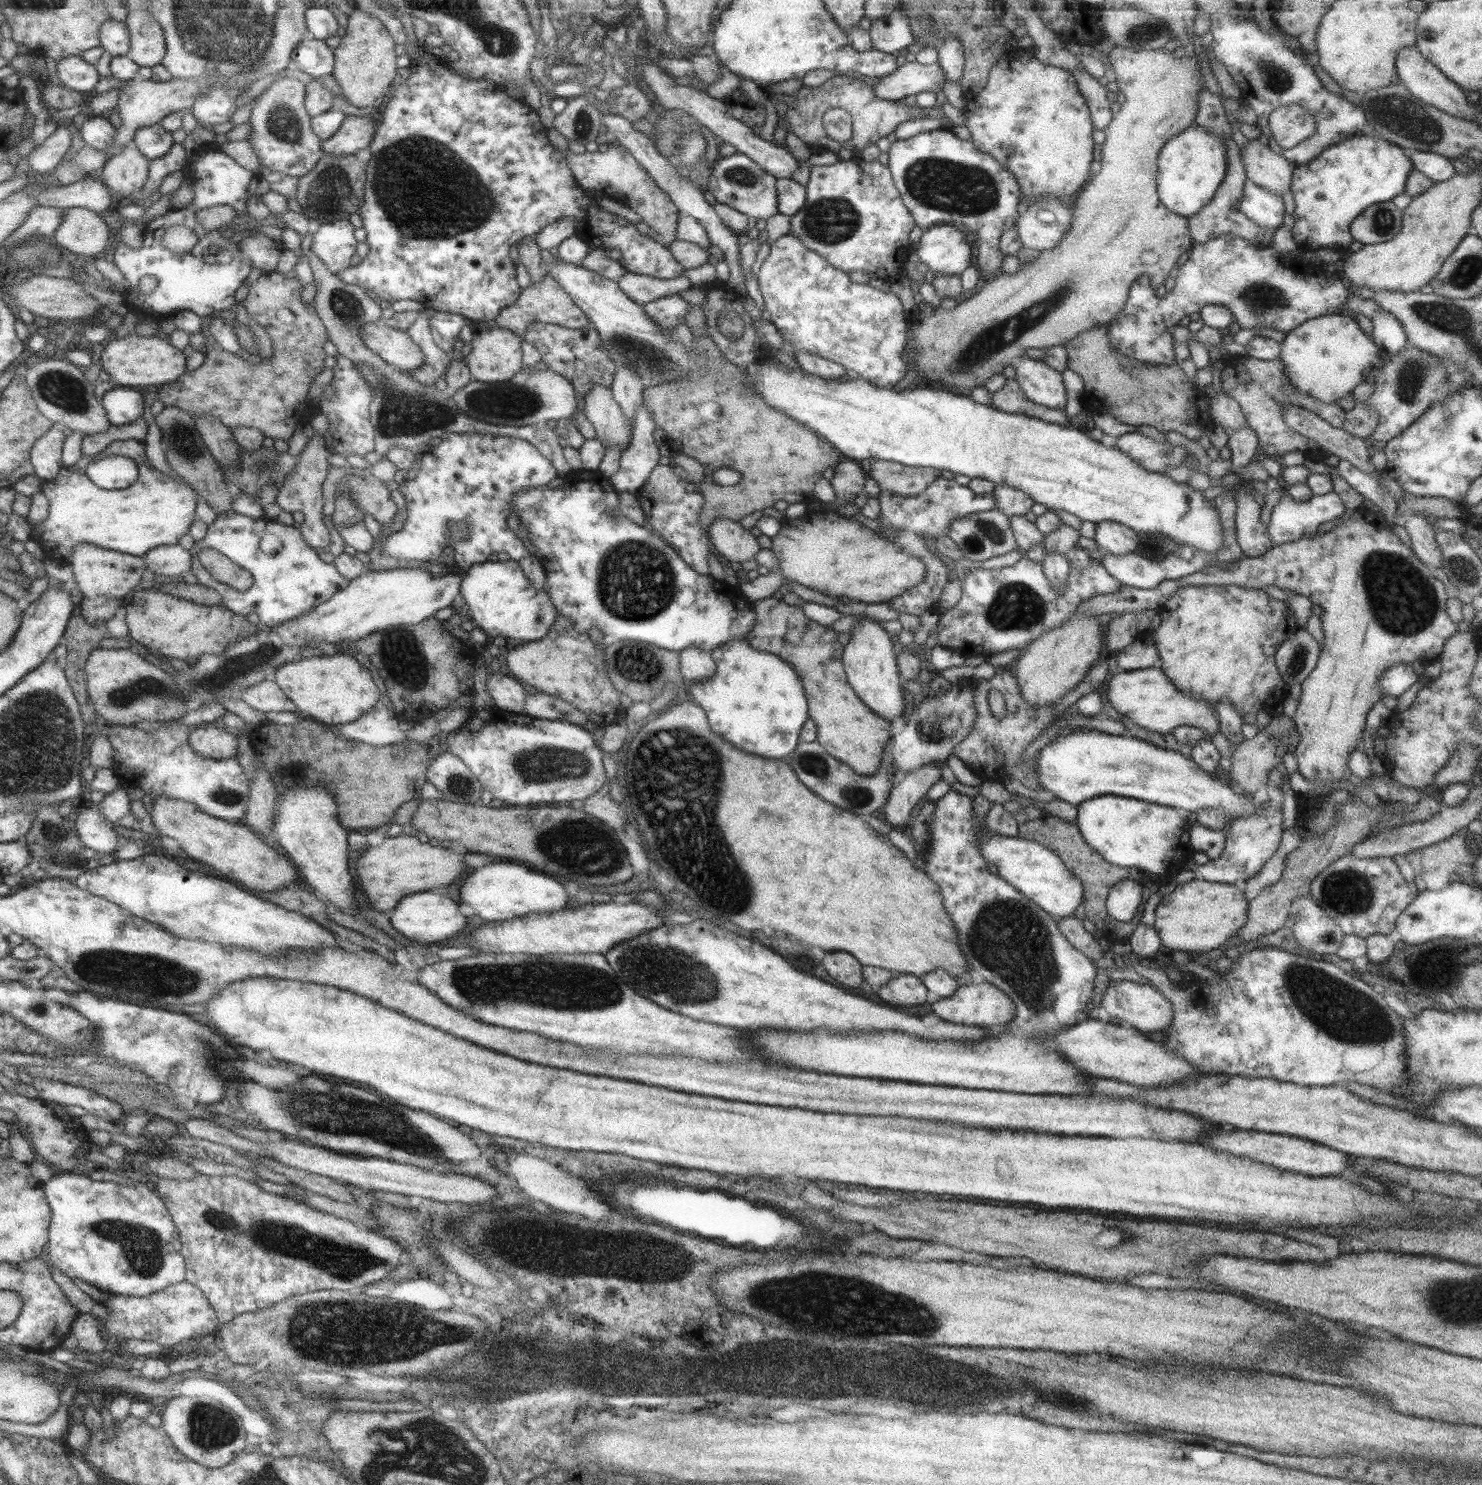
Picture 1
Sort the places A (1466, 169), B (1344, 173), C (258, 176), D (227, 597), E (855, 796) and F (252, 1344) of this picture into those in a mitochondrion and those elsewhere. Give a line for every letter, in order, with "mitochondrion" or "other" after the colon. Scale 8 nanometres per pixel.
A: other
B: other
C: other
D: other
E: mitochondrion
F: other

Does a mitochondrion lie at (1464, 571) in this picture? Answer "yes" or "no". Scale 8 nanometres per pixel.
yes

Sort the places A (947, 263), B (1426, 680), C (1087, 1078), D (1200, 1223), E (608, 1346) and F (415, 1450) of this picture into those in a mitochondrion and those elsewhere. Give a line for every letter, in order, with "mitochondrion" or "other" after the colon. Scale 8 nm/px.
A: other
B: other
C: other
D: other
E: mitochondrion
F: mitochondrion

